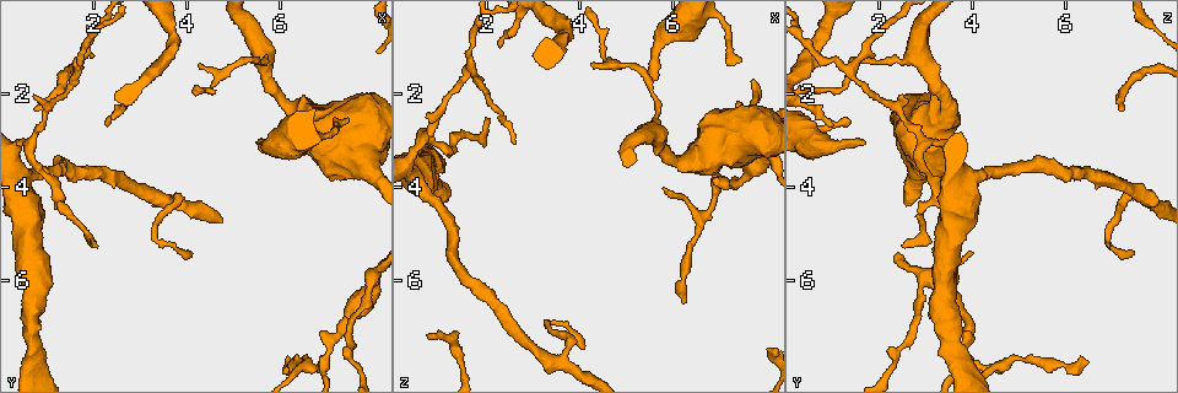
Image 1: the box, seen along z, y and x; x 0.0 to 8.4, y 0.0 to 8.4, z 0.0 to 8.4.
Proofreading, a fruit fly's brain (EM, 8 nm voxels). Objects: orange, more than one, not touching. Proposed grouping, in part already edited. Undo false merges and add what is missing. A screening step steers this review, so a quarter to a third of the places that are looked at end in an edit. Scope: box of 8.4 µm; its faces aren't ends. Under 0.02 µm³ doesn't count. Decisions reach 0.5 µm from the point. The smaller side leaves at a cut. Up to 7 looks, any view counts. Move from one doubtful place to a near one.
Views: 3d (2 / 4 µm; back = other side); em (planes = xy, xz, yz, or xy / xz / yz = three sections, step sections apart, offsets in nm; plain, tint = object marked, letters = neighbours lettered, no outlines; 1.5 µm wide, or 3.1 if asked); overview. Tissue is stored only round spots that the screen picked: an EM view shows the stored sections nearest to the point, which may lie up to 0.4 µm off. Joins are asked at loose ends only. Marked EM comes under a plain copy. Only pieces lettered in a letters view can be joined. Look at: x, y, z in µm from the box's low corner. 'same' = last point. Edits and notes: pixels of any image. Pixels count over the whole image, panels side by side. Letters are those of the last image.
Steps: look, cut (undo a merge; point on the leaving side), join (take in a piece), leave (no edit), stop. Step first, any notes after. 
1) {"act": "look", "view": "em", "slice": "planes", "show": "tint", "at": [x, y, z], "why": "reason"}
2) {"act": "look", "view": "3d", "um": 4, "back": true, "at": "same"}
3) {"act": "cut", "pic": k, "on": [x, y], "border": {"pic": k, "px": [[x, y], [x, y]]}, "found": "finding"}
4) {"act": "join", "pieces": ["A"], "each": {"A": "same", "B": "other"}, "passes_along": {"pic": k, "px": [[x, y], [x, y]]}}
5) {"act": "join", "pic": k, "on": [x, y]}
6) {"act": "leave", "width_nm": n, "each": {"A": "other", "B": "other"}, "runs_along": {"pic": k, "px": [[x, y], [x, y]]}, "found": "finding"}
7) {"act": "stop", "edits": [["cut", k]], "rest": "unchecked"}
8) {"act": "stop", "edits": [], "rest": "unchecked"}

{"act": "look", "view": "em", "slice": "xz", "step": 8, "show": "letters", "at": [5.65, 3.10, 1.70], "why": "free end"}

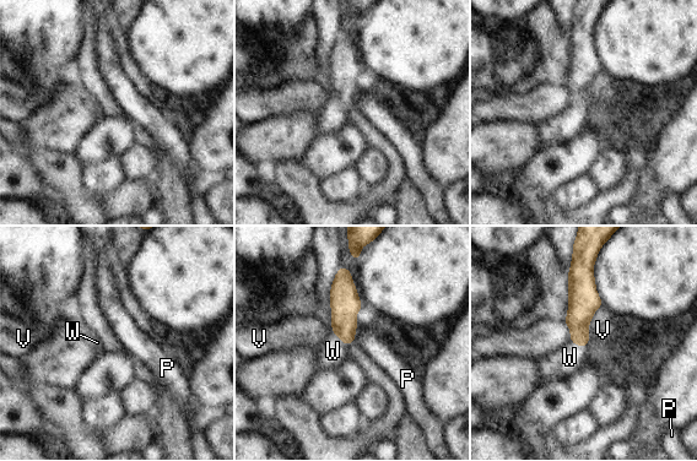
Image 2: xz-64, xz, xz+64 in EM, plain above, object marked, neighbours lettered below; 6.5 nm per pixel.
{"act": "join", "pic": 2, "on": [569, 357], "longest_contact_nm": ["V", 160], "each": {"P": "other", "V": "other", "W": "same"}, "passes_along": {"pic": 2, "px": [[581, 308], [578, 345], [569, 357]]}, "found": "the neuron continues"}

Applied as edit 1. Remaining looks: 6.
{"act": "look", "view": "3d", "um": 2, "at": [4.20, 1.50, 1.40], "why": "tapers out"}

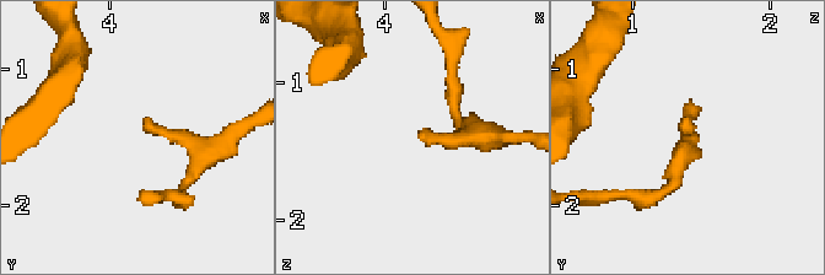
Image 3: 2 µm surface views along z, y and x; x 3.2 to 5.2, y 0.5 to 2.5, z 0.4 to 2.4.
{"act": "look", "view": "em", "slice": "planes", "show": "letters", "at": [4.26, 1.46, 1.38], "why": "need the tissue"}

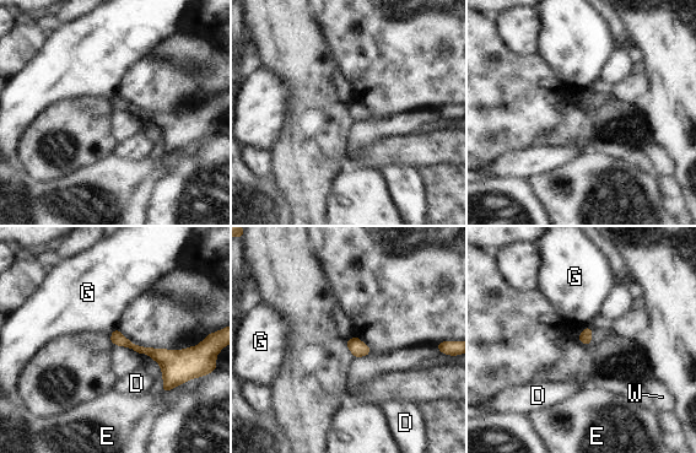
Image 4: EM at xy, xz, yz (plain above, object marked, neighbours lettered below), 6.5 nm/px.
{"act": "leave", "width_nm": 80, "each": {"D": "other", "E": "other", "G": "other", "W": "other"}, "found": "no lettered piece goes on from it"}

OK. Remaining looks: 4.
{"act": "look", "view": "em", "slice": "xz", "step": 8, "show": "tint", "at": [2.30, 2.60, 1.00], "why": "end of a long branch"}

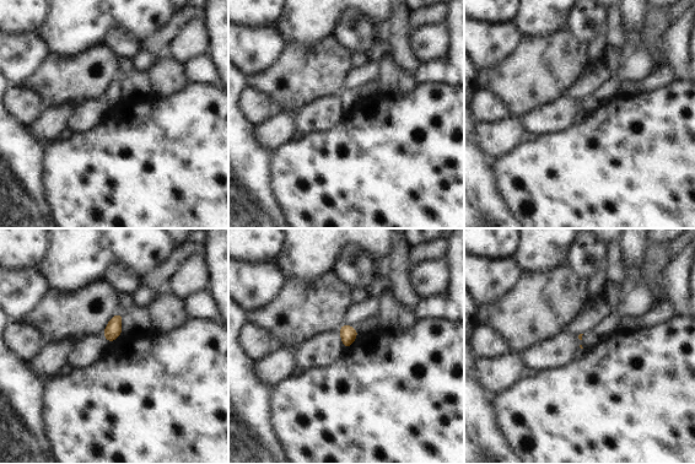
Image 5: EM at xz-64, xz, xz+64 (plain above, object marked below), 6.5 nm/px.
{"act": "look", "view": "em", "slice": "planes", "show": "letters", "at": "same", "why": "cut it another way"}

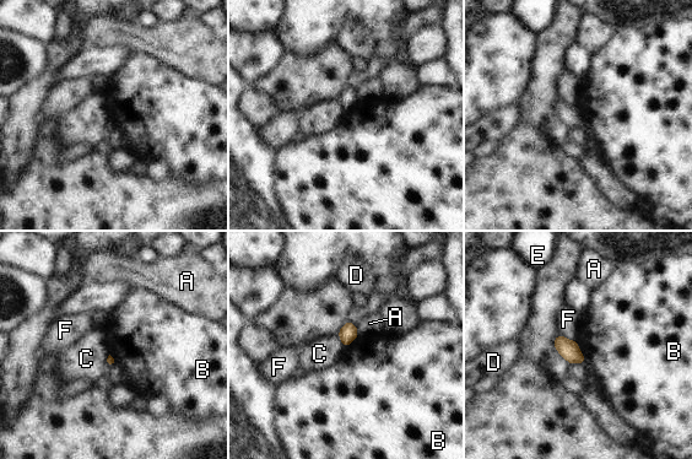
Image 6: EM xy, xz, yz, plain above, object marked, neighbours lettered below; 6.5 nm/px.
{"act": "leave", "each": {"A": "other", "B": "other", "C": "other", "D": "other", "E": "other", "F": "other"}, "border": {"pic": 6, "px": [[338, 334], [344, 347]]}, "found": "none of them fits"}

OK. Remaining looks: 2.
{"act": "stop", "edits": [["join", 2]], "rest": "unchecked"}

